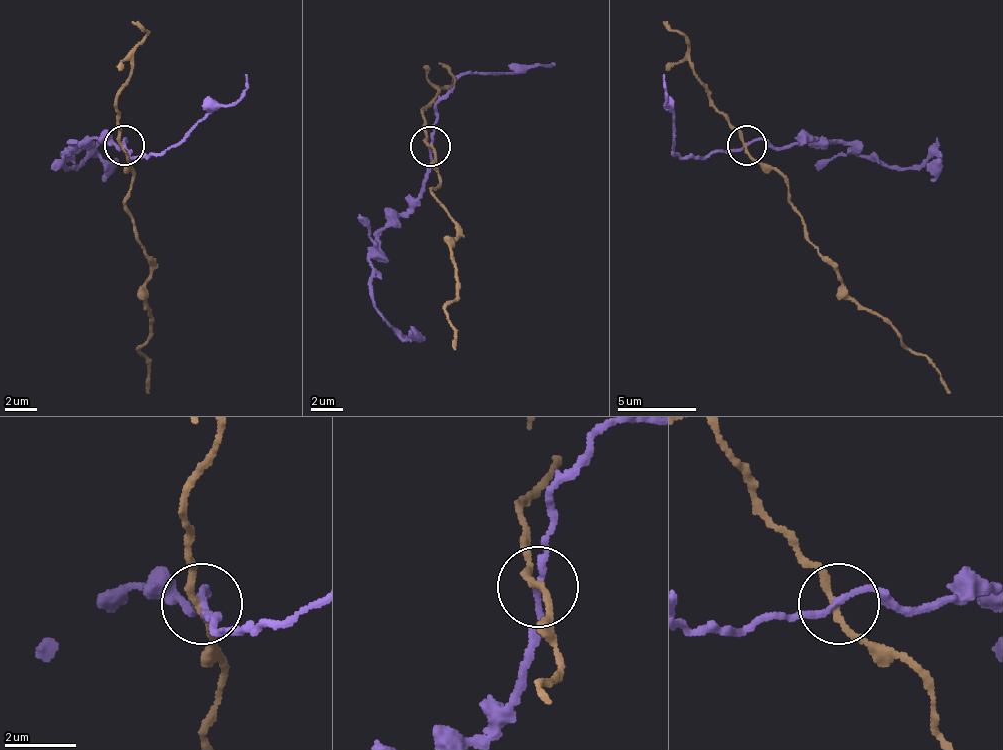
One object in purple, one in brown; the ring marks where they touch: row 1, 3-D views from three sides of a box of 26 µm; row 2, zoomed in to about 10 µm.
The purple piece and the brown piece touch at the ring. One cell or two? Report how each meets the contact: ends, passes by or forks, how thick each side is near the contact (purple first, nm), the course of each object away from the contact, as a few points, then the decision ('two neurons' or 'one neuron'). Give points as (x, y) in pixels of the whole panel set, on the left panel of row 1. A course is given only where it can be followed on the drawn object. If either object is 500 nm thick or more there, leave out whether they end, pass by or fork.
purple passes by; brown passes by; calibres 170 and 180 nm; course purple (123, 146), (123, 138), (119, 146), (83, 138), (75, 142), (63, 158), (67, 166), (95, 158), (107, 182); course brown (123, 146), (131, 178), (127, 209), (150, 281), (150, 336), (139, 348), (150, 392); two neurons

